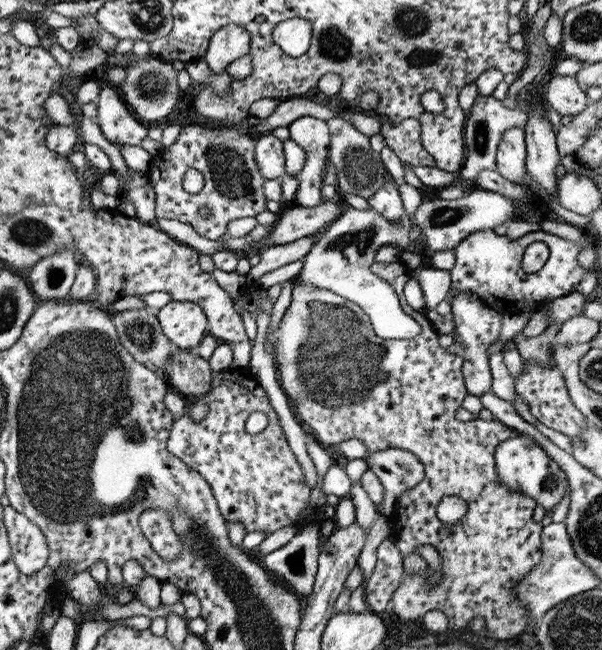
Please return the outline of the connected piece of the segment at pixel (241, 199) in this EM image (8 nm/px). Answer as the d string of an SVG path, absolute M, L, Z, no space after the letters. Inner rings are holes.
M188 125L181 128L179 137L171 146L162 148L159 153L151 157L146 172L154 193L155 219L165 218L165 220L178 220L179 222L189 223L200 237L215 240L224 236L225 228L231 220L254 217L265 210L267 200L264 198L262 190L264 178L255 164L253 148L254 138L247 134L247 129L244 129L243 126L231 126L220 130L202 128L198 125ZM189 168L197 169L203 175L204 184L197 194L188 194L181 187L183 173ZM201 208L209 210L207 218L199 215L198 210Z

